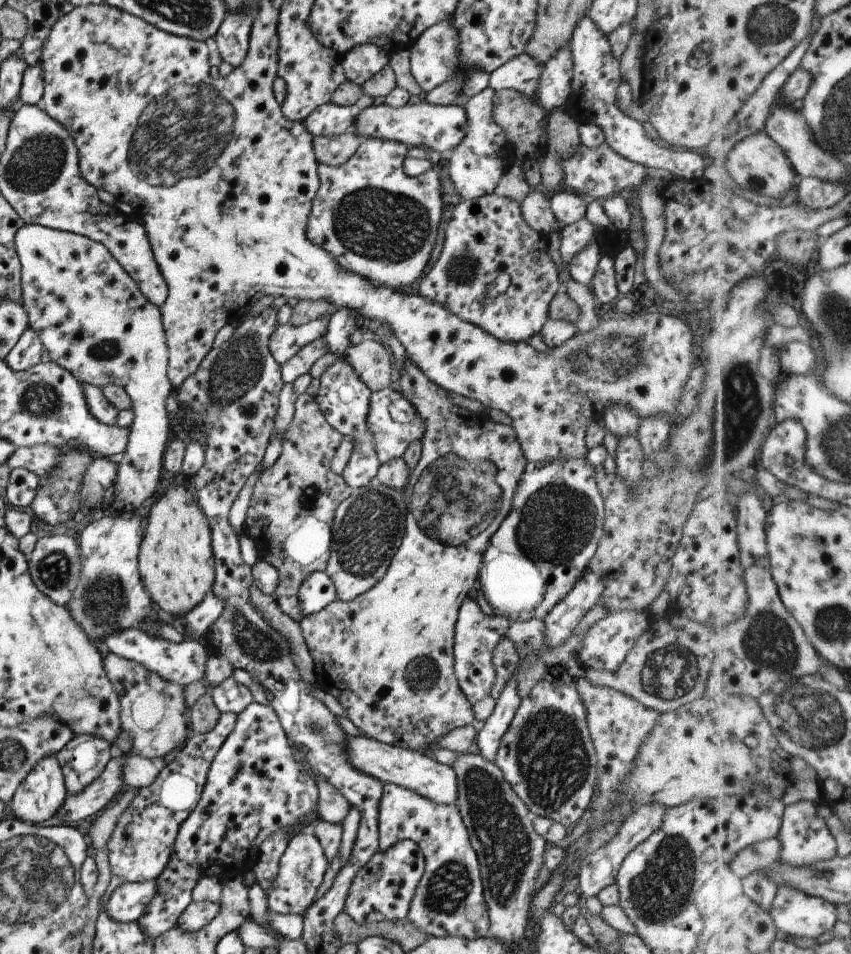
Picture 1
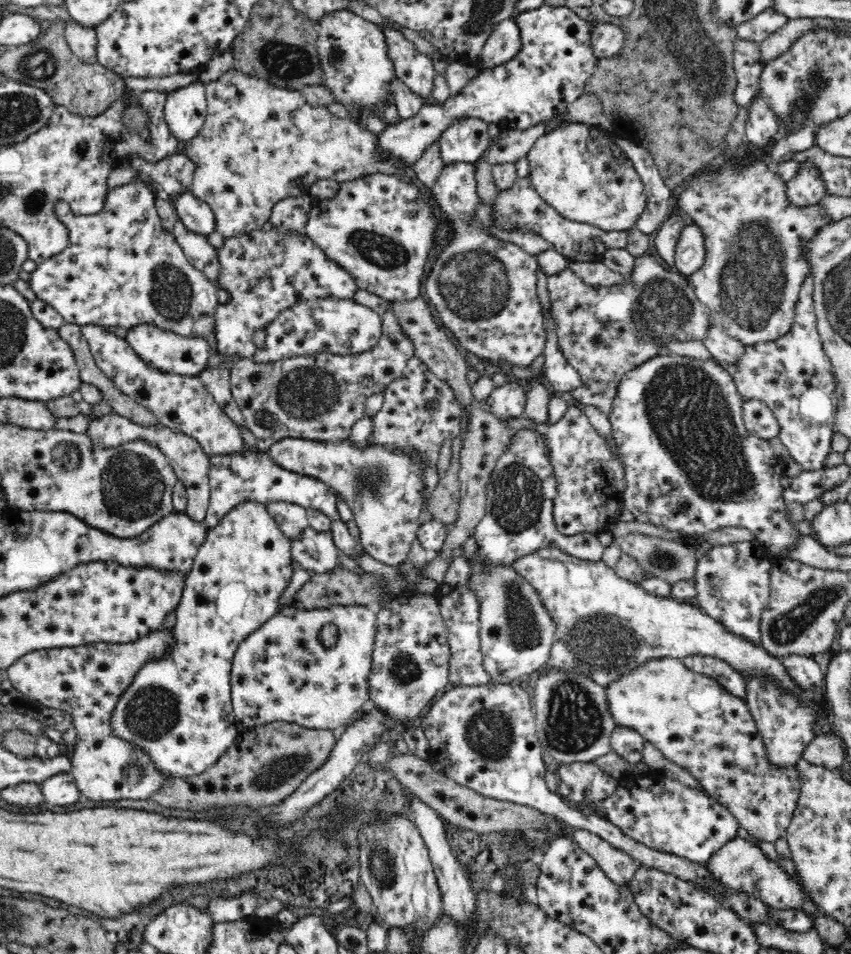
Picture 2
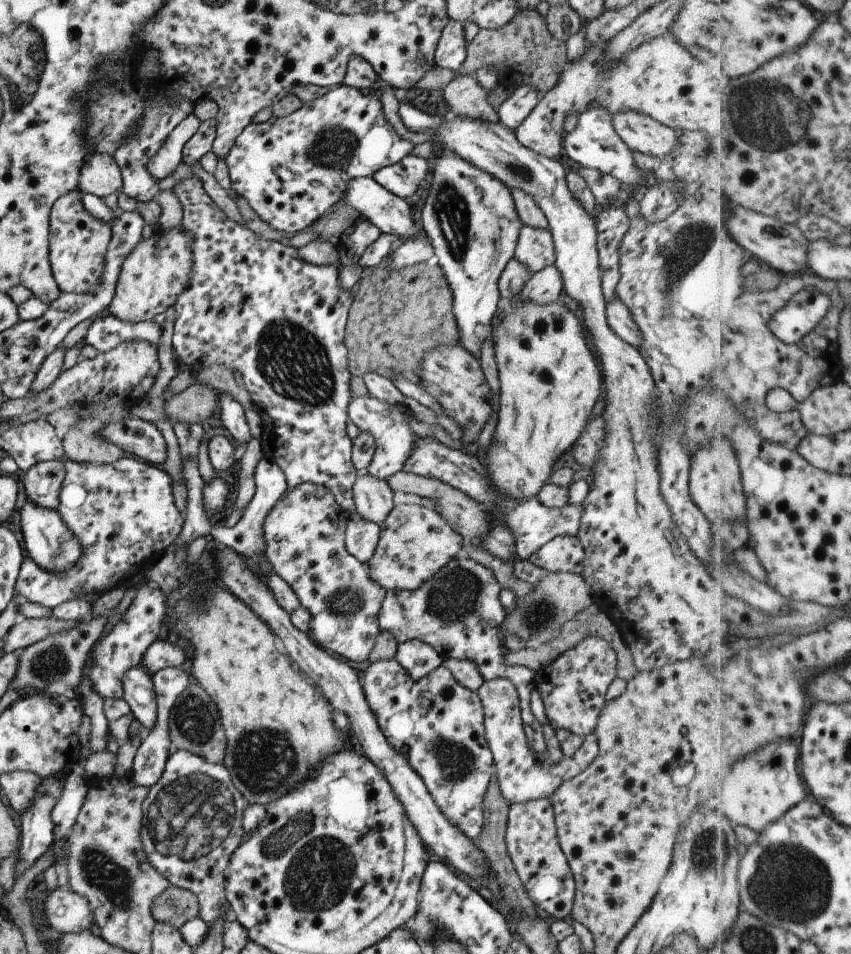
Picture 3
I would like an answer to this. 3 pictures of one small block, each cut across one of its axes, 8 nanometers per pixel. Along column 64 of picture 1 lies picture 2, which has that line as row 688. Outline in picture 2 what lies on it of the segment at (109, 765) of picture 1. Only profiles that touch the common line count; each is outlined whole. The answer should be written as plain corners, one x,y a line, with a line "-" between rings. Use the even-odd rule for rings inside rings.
788,655
781,657
780,661
790,675
790,679
796,683
798,689
802,689
803,694
818,702
823,702
825,698
825,678
820,670
820,666
813,657
803,657
800,655

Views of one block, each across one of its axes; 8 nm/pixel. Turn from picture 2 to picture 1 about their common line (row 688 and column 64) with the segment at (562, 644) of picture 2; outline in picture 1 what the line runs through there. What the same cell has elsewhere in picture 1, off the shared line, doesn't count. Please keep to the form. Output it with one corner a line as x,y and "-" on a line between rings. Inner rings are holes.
55,756
41,759
29,771
29,774
19,783
10,798
9,808
13,816
23,822
31,824
45,824
54,819
56,811
66,797
63,774

